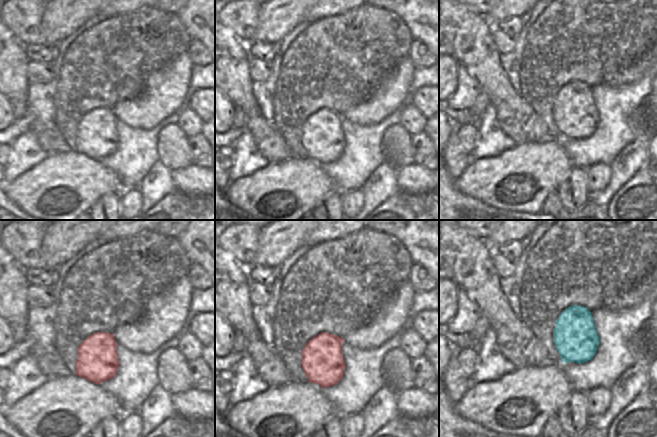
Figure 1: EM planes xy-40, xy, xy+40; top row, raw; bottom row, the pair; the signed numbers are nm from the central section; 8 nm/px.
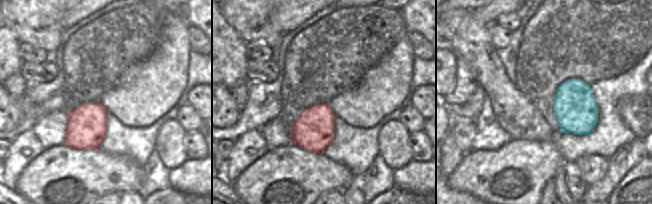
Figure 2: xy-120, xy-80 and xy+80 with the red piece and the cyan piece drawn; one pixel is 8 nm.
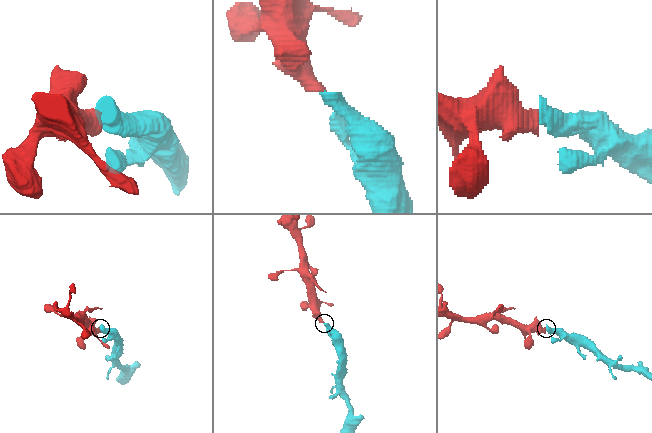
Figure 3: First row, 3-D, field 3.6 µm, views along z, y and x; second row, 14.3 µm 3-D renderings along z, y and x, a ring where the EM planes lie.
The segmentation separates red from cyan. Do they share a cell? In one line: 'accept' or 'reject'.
accept

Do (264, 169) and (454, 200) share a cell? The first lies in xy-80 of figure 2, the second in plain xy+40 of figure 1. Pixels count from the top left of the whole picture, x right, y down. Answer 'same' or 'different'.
different

